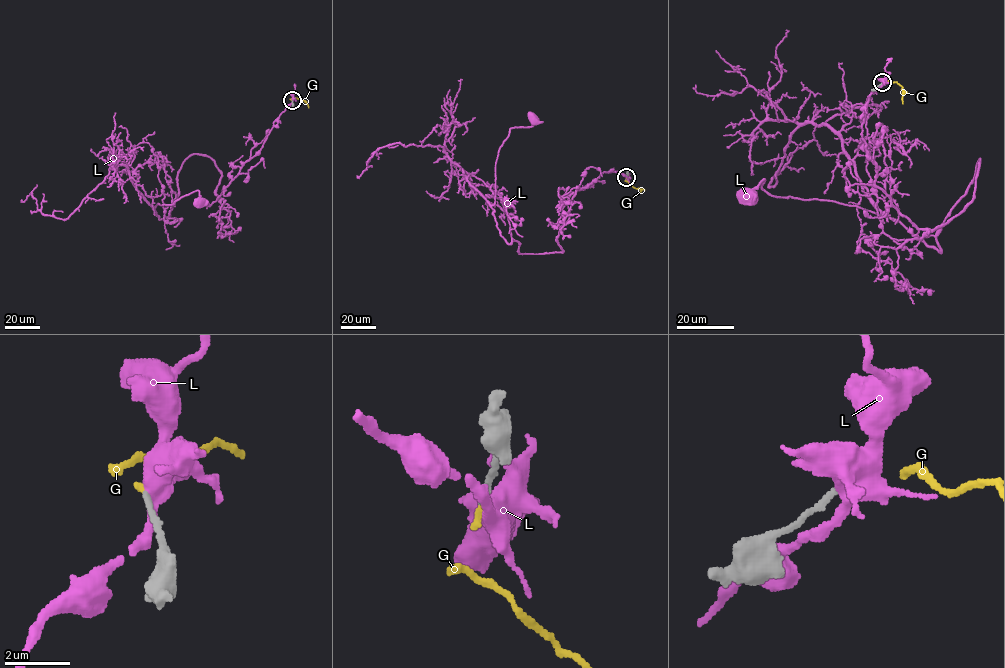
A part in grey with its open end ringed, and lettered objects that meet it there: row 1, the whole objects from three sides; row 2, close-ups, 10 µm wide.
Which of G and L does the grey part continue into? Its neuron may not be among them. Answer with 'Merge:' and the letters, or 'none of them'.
Merge: G

